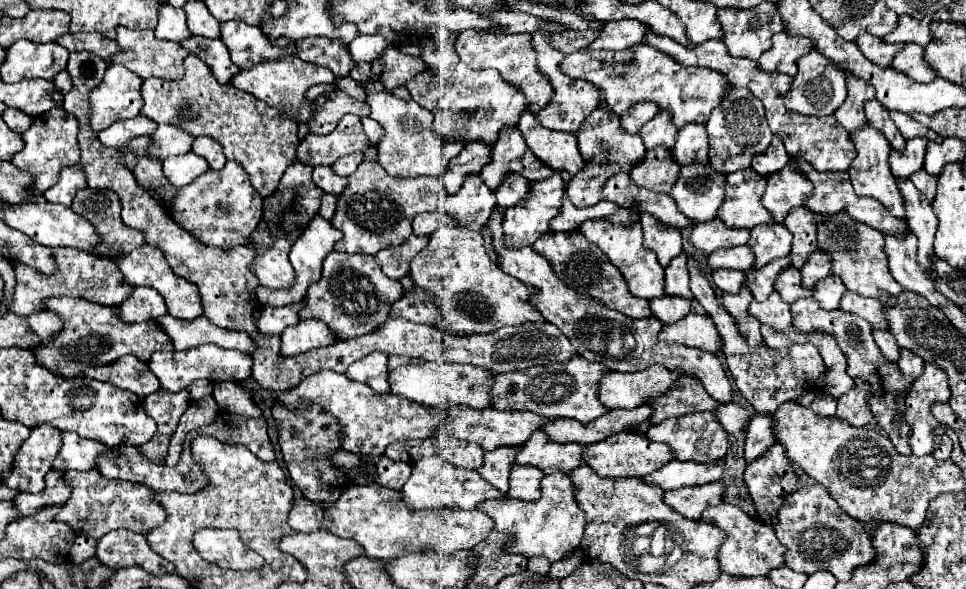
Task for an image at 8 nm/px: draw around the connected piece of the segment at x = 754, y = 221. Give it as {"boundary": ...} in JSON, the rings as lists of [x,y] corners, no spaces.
{"boundary":[[[739,169],[727,175],[725,201],[717,211],[717,219],[729,227],[753,229],[759,223],[773,223],[771,213],[761,205],[765,193],[765,177],[753,169]]]}

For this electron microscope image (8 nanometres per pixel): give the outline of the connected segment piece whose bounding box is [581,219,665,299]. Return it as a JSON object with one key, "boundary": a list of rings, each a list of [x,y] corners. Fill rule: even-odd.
{"boundary":[[[585,221],[581,225],[581,233],[591,241],[595,243],[607,257],[609,261],[621,271],[621,275],[625,277],[627,285],[629,285],[629,291],[637,297],[643,297],[643,299],[653,299],[653,297],[661,297],[665,295],[663,293],[663,283],[665,283],[665,277],[663,277],[663,267],[659,265],[655,253],[647,251],[643,247],[643,231],[641,231],[641,225],[629,225],[629,227],[617,227],[617,225],[611,225],[607,221]]]}

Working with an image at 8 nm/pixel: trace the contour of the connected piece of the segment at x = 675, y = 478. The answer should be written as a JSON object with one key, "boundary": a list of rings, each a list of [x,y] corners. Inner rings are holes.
{"boundary":[[[669,461],[661,469],[643,477],[647,485],[661,485],[661,489],[681,489],[689,485],[705,485],[709,481],[719,481],[723,475],[725,463],[719,461],[713,467],[697,465],[695,461]]]}

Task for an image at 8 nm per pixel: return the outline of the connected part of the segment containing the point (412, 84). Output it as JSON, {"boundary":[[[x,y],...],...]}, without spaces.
{"boundary":[[[460,59],[458,64],[449,65],[448,69],[425,69],[405,83],[405,87],[409,89],[413,101],[433,113],[433,131],[447,141],[485,141],[491,145],[497,141],[499,131],[503,127],[515,127],[521,113],[527,109],[523,93],[503,81],[495,69],[475,71]]]}

